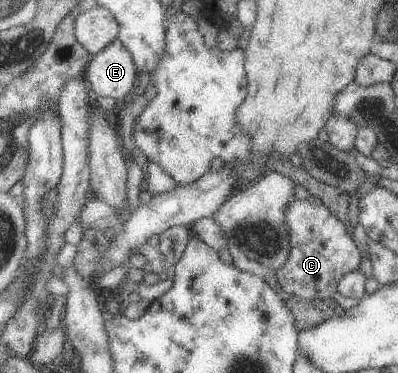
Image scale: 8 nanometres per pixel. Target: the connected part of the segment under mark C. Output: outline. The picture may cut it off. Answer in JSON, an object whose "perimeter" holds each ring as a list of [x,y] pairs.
{"perimeter":[[[314,195],[305,200],[292,199],[290,206],[286,207],[285,218],[290,253],[286,265],[275,271],[279,286],[298,299],[332,299],[338,291],[340,278],[359,269],[363,253],[346,231],[346,225]]]}

